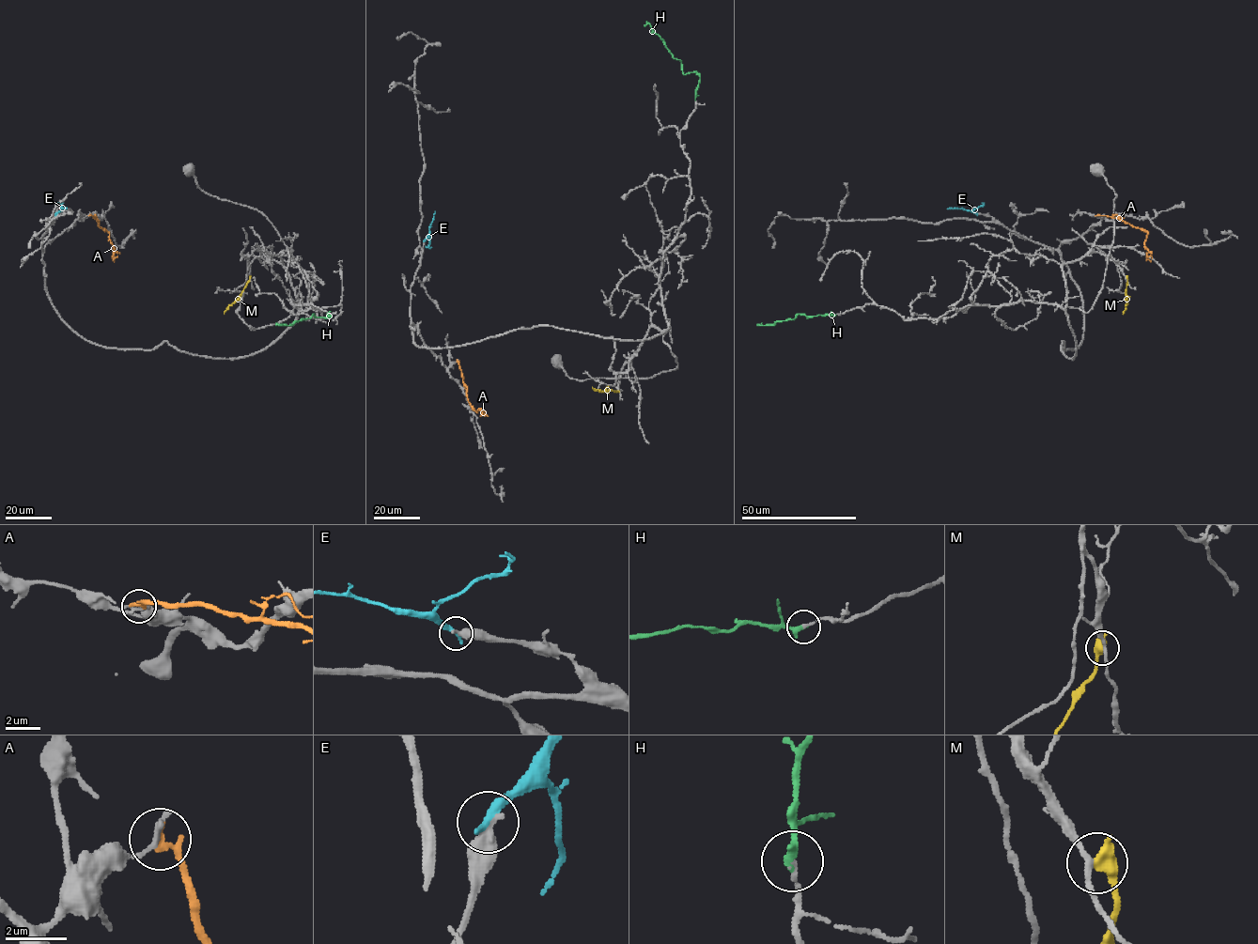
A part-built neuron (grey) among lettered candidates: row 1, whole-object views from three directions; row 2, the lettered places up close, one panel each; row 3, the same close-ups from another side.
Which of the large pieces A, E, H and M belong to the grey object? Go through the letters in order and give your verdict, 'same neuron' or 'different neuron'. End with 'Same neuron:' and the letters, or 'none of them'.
A: different neuron
E: different neuron
H: same neuron
M: different neuron
Same neuron: H

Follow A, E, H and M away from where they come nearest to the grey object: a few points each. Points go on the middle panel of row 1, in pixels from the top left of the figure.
A: (457, 362), (467, 388), (466, 396), (473, 409), (483, 412), (480, 416)
E: (424, 240), (434, 210)
H: (695, 100), (699, 76), (695, 72), (683, 73), (681, 62), (674, 57), (650, 24), (644, 25)
M: (618, 390), (599, 392), (592, 387)

